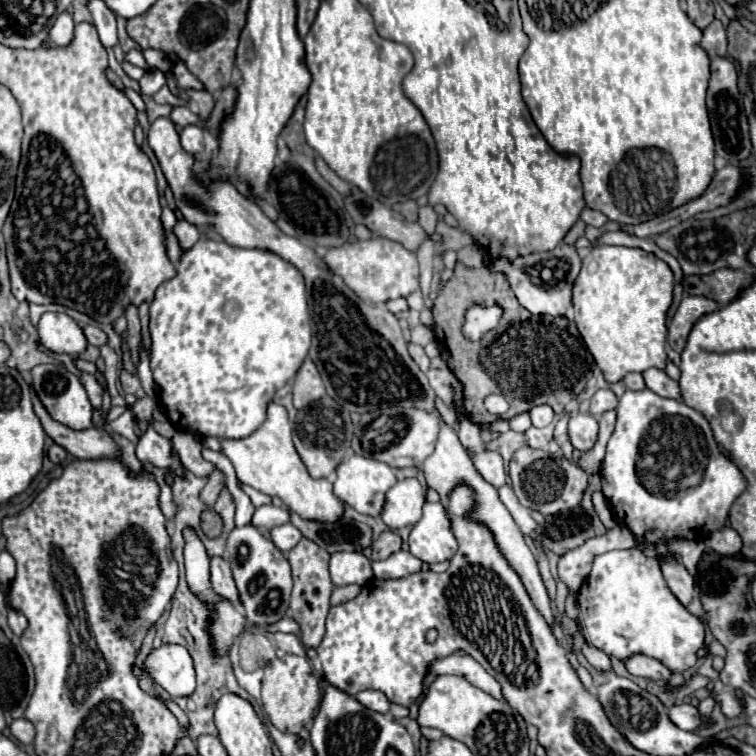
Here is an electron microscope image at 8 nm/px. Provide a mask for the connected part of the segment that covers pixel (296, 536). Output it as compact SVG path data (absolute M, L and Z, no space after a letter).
M294 524L276 526L276 528L270 530L270 534L272 534L272 542L274 542L282 552L288 552L290 548L294 548L294 546L300 542L300 538L302 538L300 530L298 530Z

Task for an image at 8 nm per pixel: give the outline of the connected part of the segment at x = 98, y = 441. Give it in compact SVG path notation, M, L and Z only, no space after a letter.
M32 388L32 402L34 402L34 412L40 418L44 432L56 444L66 448L72 456L76 456L80 460L100 460L100 458L118 456L118 448L106 430L92 426L88 430L76 432L76 430L56 422L56 420L52 420L52 416L44 408L44 404L40 402L34 388Z

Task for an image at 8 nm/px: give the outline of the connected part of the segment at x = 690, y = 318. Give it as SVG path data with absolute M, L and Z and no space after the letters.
M686 296L682 298L674 318L668 324L668 346L676 352L682 352L688 340L692 326L704 316L718 310L718 304L704 296Z

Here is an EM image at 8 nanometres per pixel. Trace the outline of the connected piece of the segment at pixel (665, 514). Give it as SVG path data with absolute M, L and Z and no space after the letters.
M648 388L640 392L626 390L618 402L616 412L616 430L608 440L606 458L600 468L602 494L610 502L616 522L630 528L630 532L640 542L650 546L668 544L674 538L704 540L712 532L724 528L734 500L746 490L748 482L740 468L720 452L708 420L694 408L686 406L682 400L662 398Z

